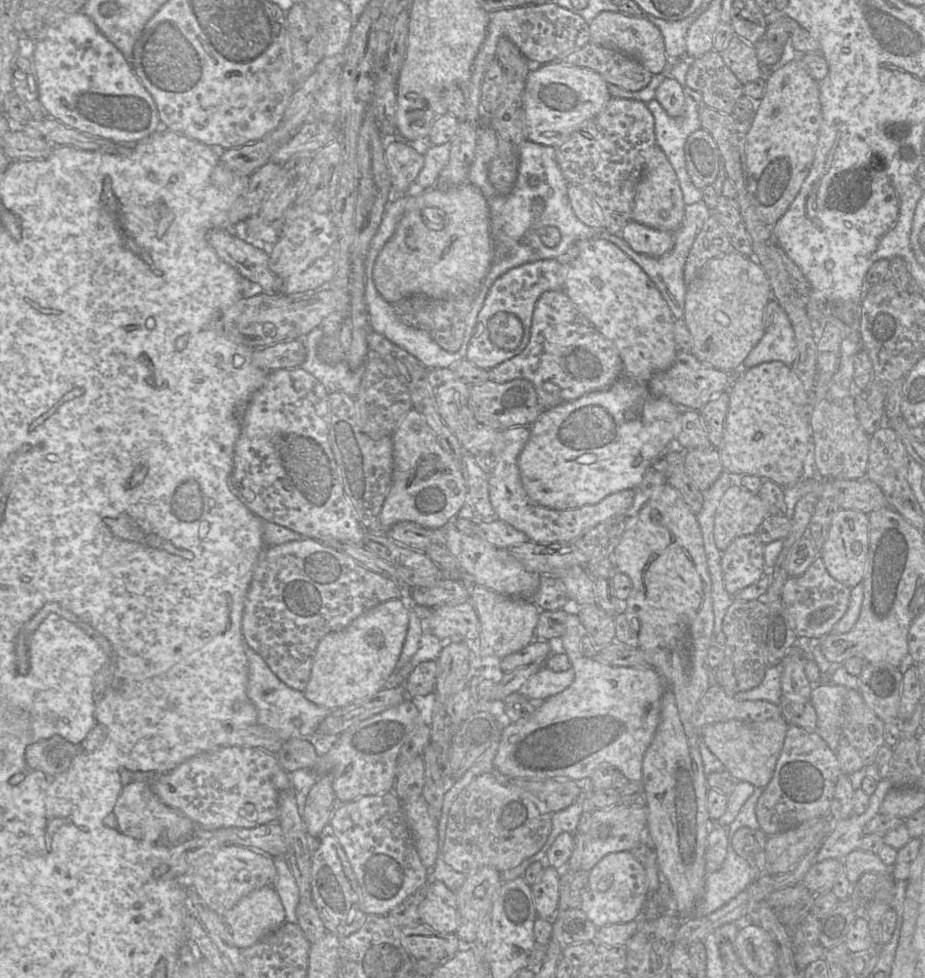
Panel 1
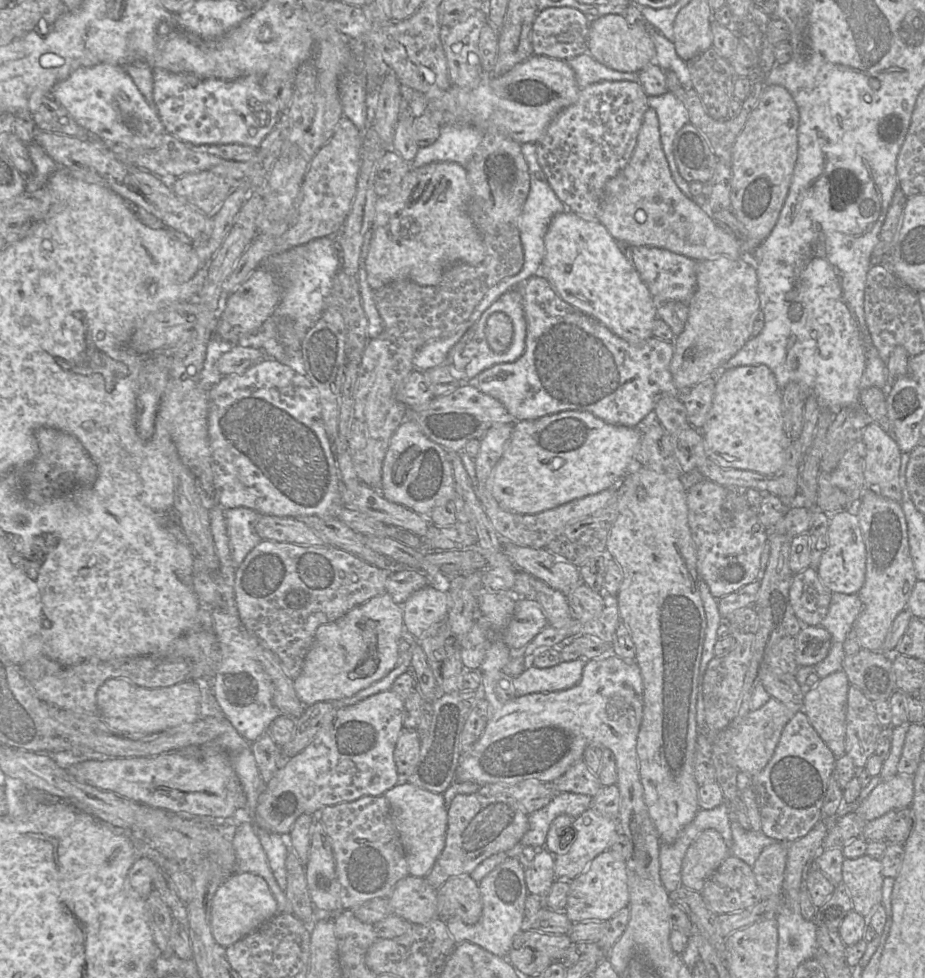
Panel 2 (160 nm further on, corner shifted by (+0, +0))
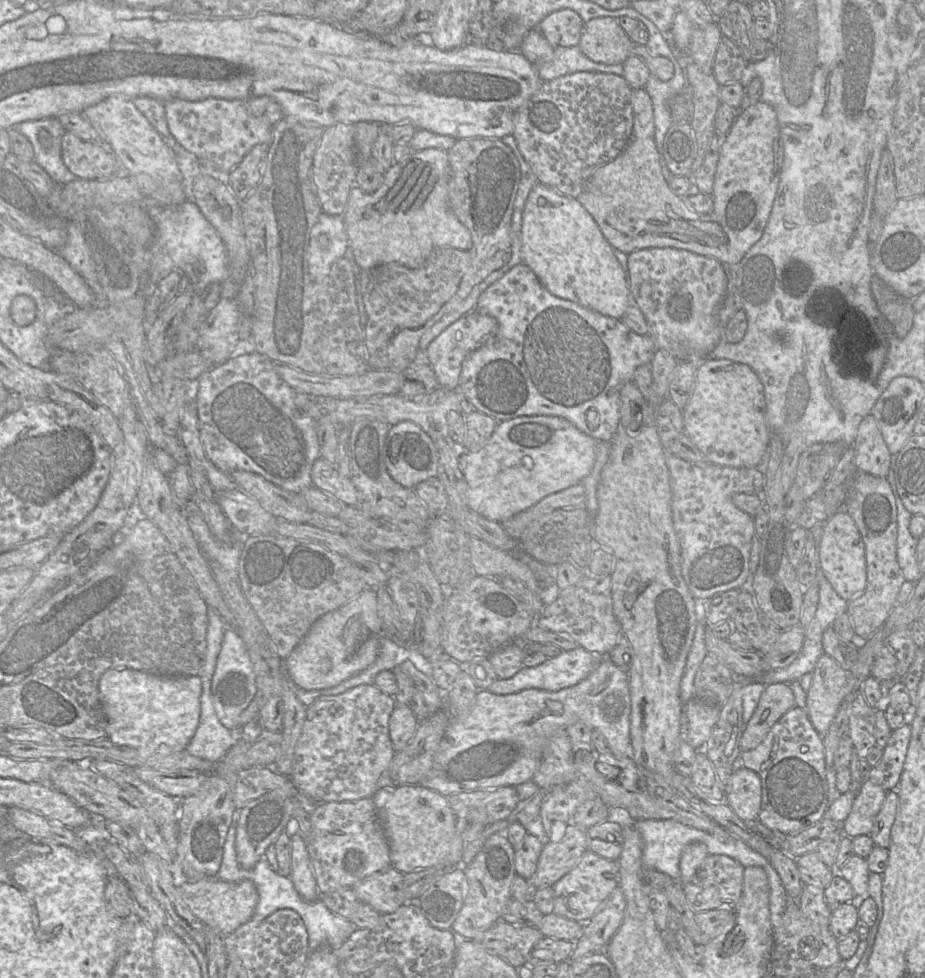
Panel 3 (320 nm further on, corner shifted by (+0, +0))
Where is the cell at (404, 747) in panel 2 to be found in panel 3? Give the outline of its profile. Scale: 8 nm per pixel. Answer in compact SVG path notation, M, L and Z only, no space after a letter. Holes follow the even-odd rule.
M396 704L389 719L389 733L395 753L404 750L415 735L419 721L408 705Z

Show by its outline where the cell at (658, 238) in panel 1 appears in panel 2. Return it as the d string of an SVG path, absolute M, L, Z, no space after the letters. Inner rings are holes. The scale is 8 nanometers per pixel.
M648 246L632 247L631 256L632 264L657 303L673 300L688 304L696 290L697 261L662 248Z

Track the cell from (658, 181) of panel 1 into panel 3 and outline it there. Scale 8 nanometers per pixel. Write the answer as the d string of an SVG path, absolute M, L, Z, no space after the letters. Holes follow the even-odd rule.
M632 89L631 102L634 120L629 142L614 160L601 166L590 176L576 200L590 213L612 248L625 254L646 248L672 247L713 257L722 265L738 264L762 237L780 182L784 145L775 110L769 104L758 101L738 111L721 143L711 194L713 211L700 214L689 208L682 197L672 192L663 176L660 153L655 145L653 105L646 90Z

